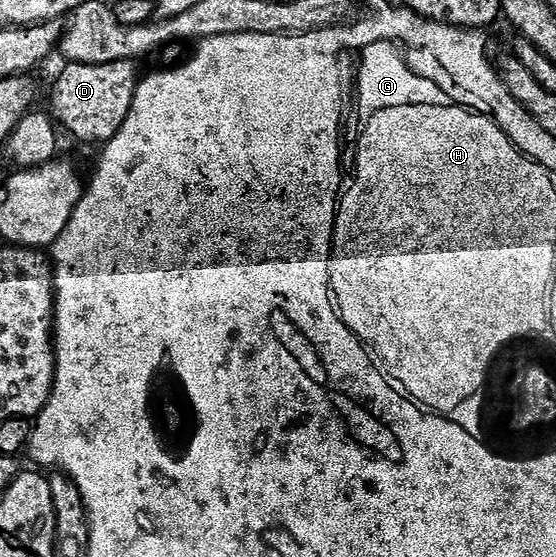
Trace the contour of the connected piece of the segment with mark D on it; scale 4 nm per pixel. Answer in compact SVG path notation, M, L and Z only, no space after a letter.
M134 58L103 65L74 60L68 63L55 82L51 96L53 114L79 141L105 144L116 135L129 114L141 81L140 63Z

